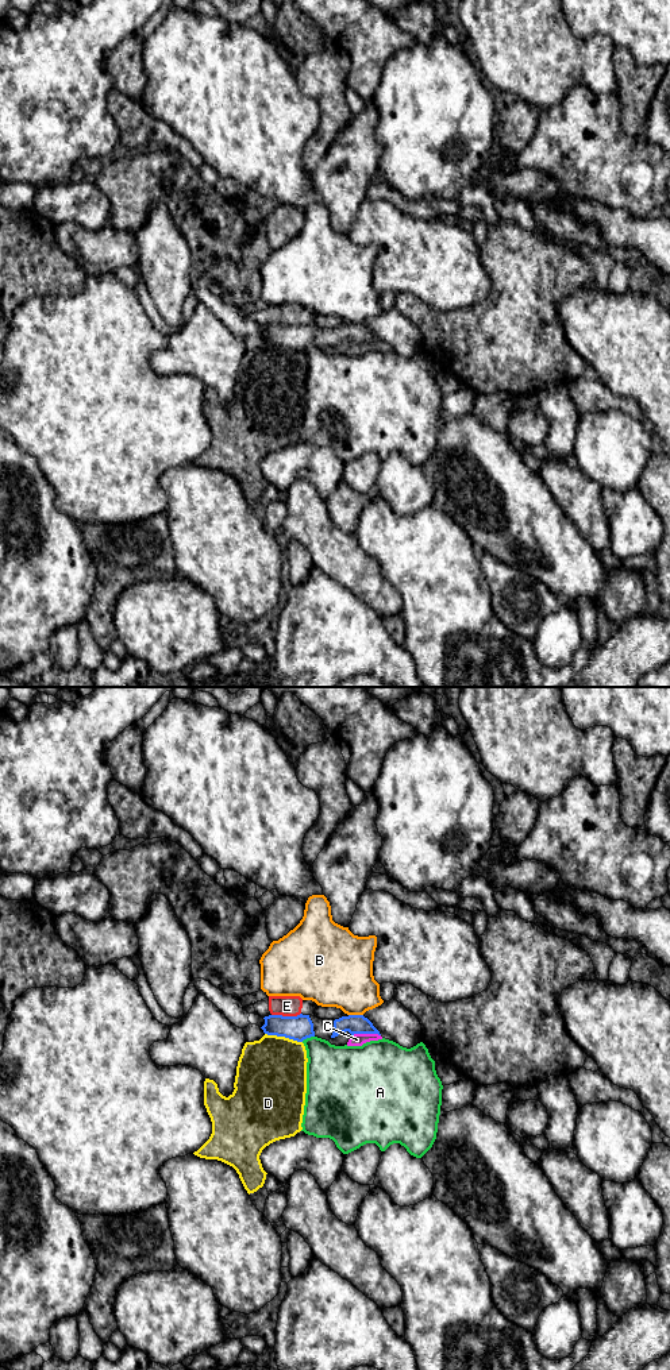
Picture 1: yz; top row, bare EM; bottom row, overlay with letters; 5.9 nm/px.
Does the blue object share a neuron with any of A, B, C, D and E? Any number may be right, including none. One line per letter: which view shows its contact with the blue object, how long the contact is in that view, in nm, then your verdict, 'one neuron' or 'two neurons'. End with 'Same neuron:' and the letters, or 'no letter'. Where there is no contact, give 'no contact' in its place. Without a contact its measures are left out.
A: yz | 90 nm | two neurons
B: yz | 90 nm | two neurons
C: yz | 180 nm | two neurons
D: yz | 240 nm | two neurons
E: yz | 180 nm | two neurons
Same neuron: no letter

